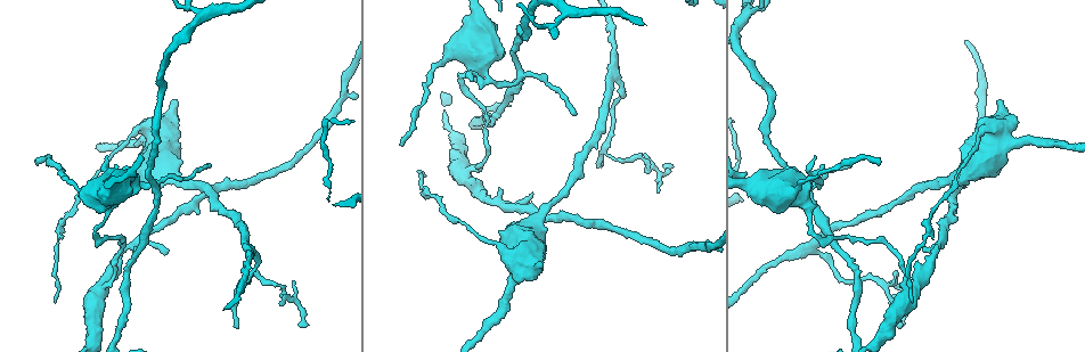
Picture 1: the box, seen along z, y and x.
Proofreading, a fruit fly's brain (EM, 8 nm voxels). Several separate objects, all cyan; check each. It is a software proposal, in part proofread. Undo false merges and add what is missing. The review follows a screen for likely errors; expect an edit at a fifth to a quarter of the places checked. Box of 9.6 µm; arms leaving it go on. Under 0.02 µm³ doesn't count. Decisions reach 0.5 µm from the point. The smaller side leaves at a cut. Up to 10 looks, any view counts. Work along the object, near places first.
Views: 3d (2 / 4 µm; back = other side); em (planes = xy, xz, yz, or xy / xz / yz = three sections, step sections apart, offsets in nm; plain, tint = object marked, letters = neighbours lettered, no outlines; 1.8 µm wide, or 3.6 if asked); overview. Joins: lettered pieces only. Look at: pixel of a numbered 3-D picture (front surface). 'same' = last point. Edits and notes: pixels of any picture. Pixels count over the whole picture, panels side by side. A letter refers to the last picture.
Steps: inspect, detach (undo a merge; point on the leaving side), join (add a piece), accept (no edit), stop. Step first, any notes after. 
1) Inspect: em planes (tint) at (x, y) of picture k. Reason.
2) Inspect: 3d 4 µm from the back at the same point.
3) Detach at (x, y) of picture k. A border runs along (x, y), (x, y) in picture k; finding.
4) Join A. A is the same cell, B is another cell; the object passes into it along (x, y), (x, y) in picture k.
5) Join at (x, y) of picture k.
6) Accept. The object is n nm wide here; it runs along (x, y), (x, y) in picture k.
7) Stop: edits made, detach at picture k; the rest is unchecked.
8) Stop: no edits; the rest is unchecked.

Inspect: em 3.6 µm planes (letters) at (517, 266) of picture 1. Sharp bend.

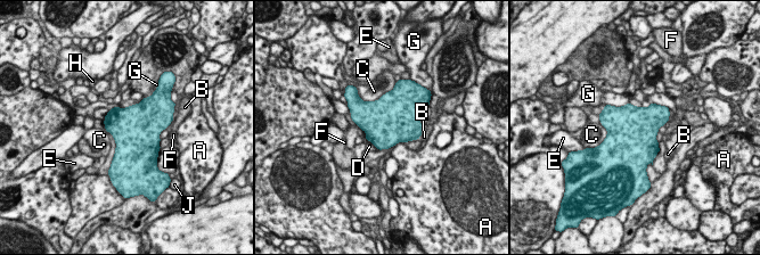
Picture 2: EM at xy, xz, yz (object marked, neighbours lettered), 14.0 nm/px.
Accept. The object is 650 nm wide here; the longest contact is with C, 500 nm; A, B, C, D, E, F, G, H and J are other cells; continuous, no second cell.

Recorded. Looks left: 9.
Inspect: em 3.6 µm xy step 4 (tint) at (467, 176) of picture 1.

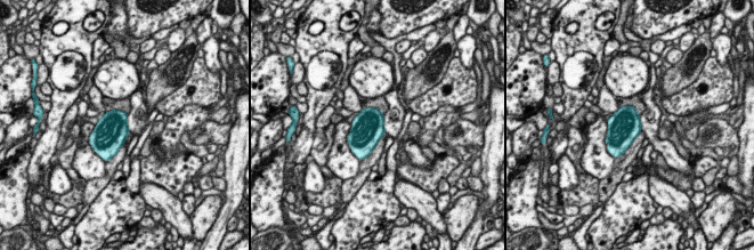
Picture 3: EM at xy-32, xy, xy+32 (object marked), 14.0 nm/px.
Inspect: em 3.6 µm planes (tint) at the same point. Cut it another way.

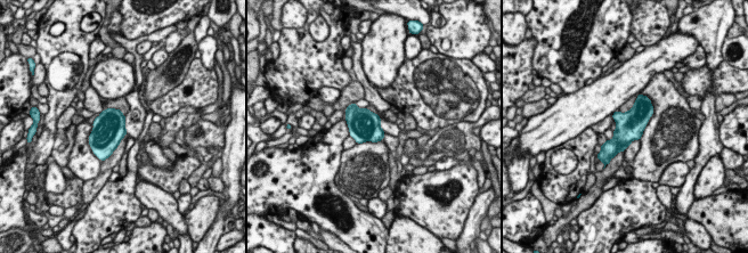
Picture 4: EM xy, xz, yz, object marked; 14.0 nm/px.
Inspect: em 3.6 µm planes (letters) at the same point. See the neighbours.

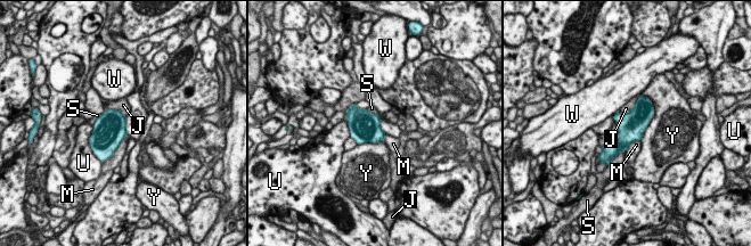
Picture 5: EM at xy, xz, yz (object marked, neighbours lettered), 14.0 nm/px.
Accept. J, M, S, U, W and Y are other cells; a border runs along (625, 152), (621, 152), (610, 162) in picture 5; continuous, no second cell.

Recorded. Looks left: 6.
Inspect: 3d 4 µm at (245, 247) of picture 1. Three arms meet.

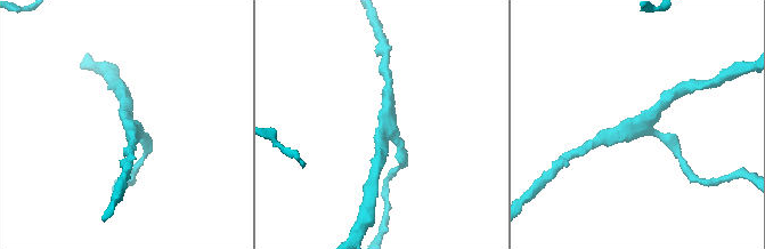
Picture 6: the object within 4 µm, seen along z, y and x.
Inspect: em planes (plain) at (383, 133) of picture 6. 3 arms meet here.

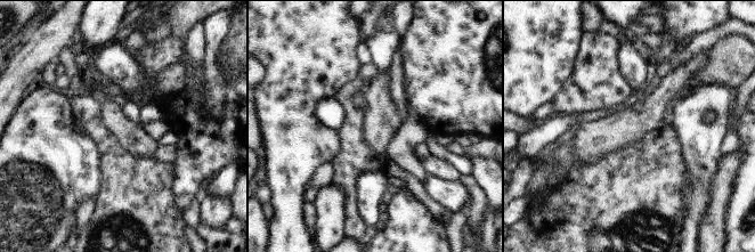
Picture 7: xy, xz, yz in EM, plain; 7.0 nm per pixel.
Inspect: em planes (letters) at the same point.

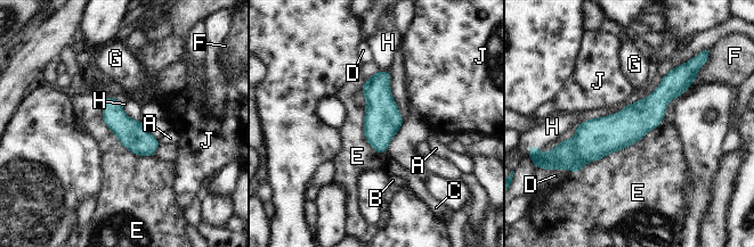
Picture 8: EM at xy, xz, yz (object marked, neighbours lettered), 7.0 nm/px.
Accept. A, B, C, D, E, F, G, H and J are other cells; it runs along (684, 83), (629, 126), (566, 143) in picture 8; continuous, no second cell.

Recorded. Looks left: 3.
Inspect: 3d 4 µm at (154, 182) of picture 1.

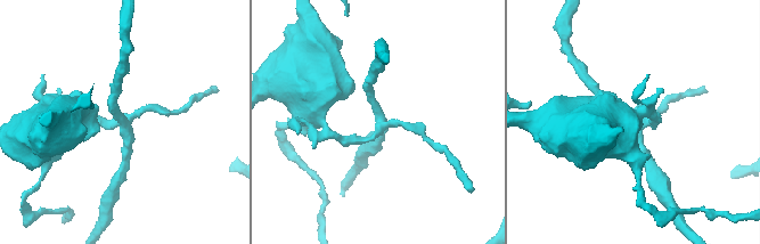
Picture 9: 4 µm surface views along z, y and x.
Inspect: em xz step 8 (tint) at (379, 129) of picture 9. Need the tissue.

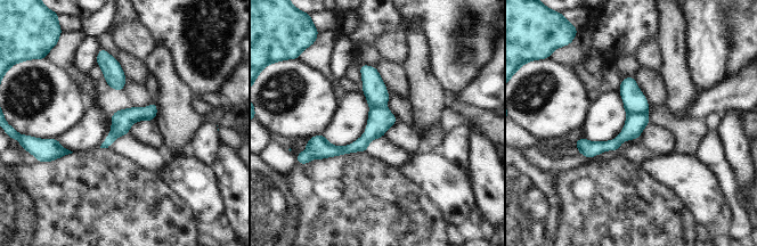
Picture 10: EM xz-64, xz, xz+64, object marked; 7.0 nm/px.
Inspect: em xz step 8 (letters) at the same point. See the neighbours.

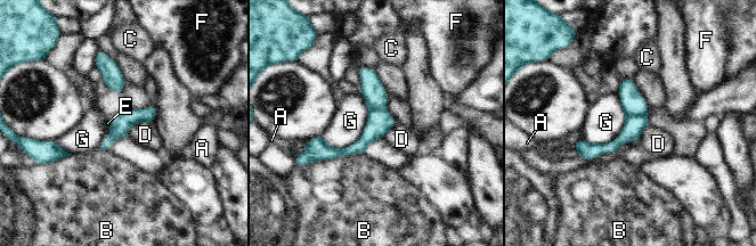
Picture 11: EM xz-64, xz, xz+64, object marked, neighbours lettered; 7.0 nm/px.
Detach at (633, 104) of picture 11. The object is 150 nm wide here; the longest contact is with G, 420 nm; A, B, C, D, E, F and G are other cells; two cells meet here.

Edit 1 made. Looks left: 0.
Stop: edits made, detach at picture 11; the rest is unchecked.

